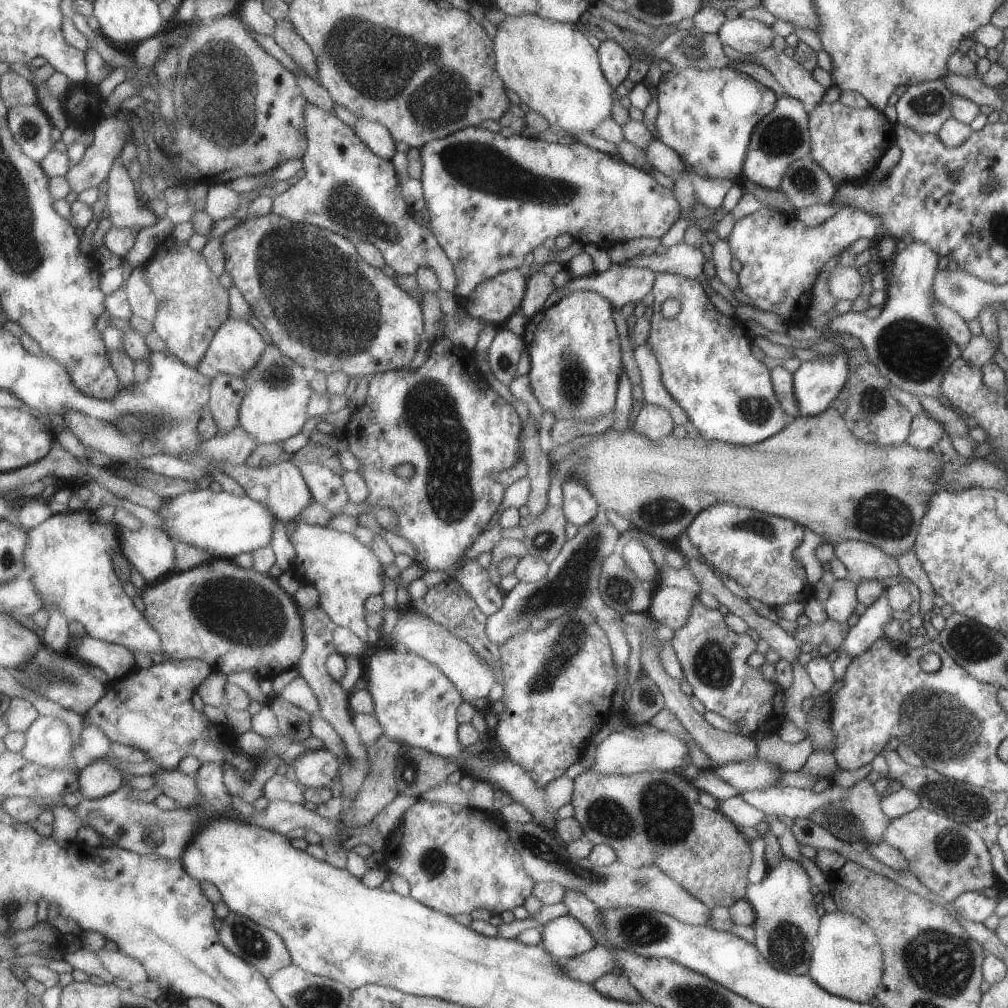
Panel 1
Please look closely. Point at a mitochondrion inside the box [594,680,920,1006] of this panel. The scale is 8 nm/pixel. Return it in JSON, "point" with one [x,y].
{"point":[786,943]}

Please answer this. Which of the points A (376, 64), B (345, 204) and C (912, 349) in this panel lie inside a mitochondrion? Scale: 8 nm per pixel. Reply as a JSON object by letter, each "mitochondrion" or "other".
{"A":"mitochondrion","B":"mitochondrion","C":"mitochondrion"}

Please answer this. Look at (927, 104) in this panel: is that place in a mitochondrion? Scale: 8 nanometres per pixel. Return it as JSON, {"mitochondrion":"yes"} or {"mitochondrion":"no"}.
{"mitochondrion":"yes"}

